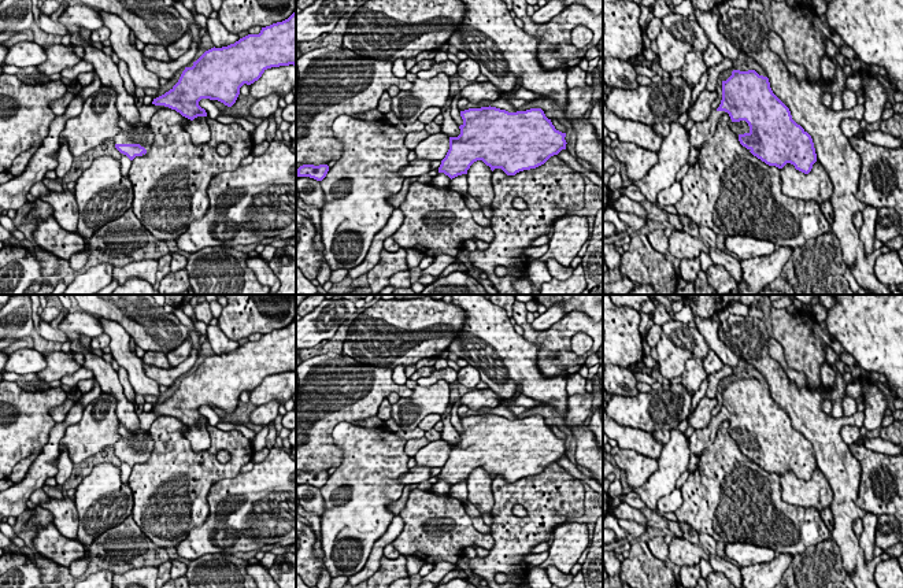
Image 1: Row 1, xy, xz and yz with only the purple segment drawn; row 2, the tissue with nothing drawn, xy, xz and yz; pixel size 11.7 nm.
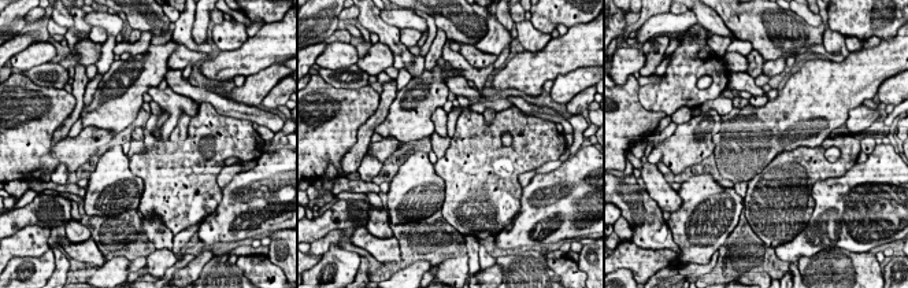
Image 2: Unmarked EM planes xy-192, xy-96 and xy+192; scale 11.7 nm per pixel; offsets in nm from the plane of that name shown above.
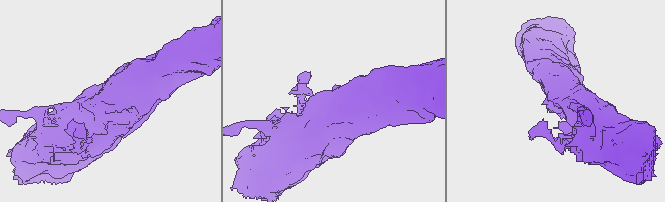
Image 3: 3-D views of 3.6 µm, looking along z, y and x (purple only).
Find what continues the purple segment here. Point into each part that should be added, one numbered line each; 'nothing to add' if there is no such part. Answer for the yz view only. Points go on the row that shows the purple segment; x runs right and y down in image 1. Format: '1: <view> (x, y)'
1: yz (740, 128)
2: yz (702, 132)

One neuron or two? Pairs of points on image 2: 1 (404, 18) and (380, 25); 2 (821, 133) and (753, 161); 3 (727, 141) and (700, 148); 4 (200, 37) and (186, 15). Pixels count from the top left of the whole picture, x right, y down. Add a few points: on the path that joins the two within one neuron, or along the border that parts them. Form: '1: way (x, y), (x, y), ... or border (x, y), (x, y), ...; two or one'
1: border (378, 14), (384, 21), (400, 29); two
2: way (804, 136), (777, 137), (770, 144); one
3: border (723, 122), (714, 135), (714, 144); two
4: border (193, 14), (192, 39), (196, 43), (207, 43); two

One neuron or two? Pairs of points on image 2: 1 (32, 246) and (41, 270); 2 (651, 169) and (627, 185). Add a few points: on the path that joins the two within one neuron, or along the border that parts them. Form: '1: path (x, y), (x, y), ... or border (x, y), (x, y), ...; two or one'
1: border (49, 248), (40, 255), (17, 255), (14, 258); two
2: border (645, 188), (662, 211); two

